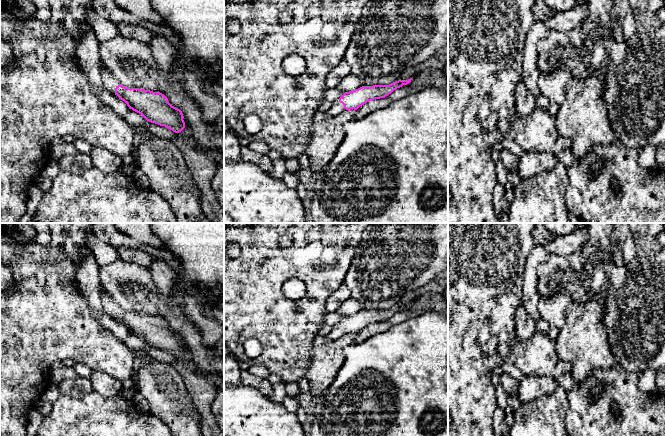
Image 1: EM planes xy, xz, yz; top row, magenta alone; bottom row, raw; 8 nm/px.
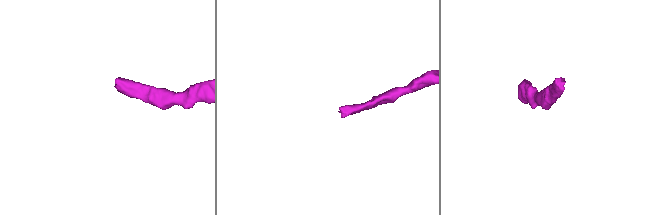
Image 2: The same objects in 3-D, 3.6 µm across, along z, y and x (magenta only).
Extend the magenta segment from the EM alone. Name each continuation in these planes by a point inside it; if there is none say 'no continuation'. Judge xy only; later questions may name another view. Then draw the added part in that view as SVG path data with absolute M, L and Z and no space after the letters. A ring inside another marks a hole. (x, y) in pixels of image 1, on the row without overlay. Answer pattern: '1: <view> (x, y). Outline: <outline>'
1: xy (109, 306). Outline: M105 290L101 291L101 301L102 301L104 313L115 319L115 312L120 307L114 302L114 300Z

